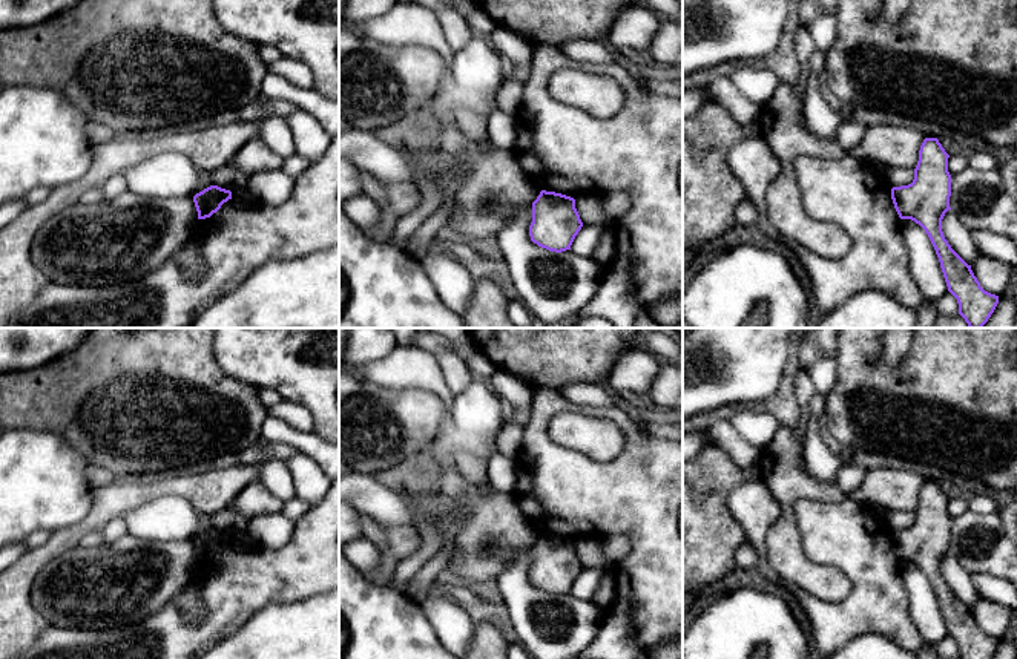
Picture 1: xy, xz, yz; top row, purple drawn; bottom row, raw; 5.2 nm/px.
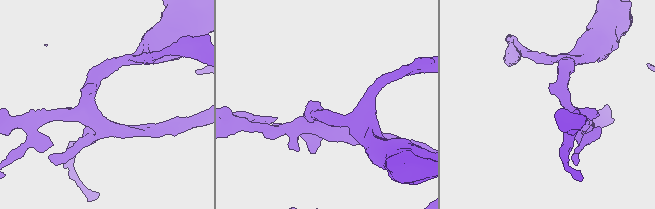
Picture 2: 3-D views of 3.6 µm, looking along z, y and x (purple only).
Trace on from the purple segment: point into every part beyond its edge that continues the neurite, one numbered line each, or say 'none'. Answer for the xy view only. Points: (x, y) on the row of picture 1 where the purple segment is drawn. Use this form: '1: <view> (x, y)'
none

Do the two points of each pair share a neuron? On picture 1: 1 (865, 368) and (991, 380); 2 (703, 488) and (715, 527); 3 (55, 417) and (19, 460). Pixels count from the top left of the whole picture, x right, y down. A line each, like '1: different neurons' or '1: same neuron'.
1: same neuron
2: same neuron
3: different neurons

